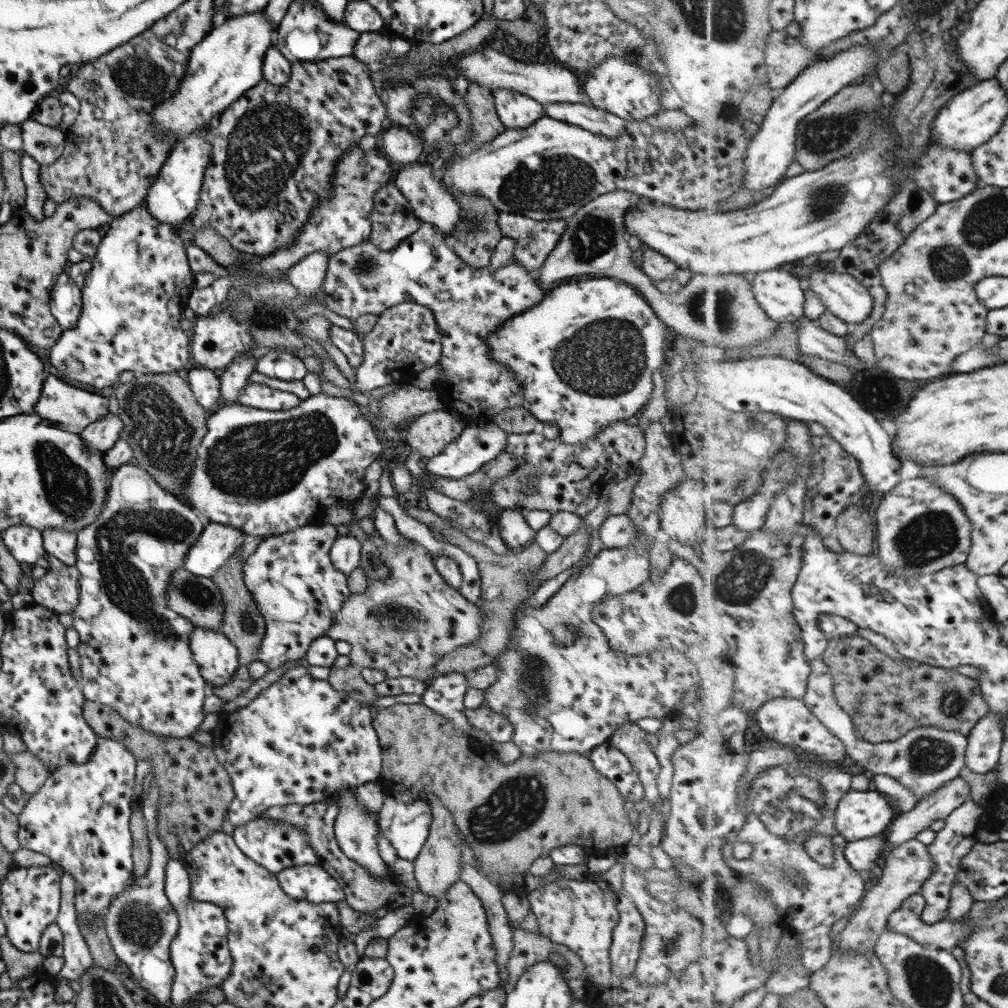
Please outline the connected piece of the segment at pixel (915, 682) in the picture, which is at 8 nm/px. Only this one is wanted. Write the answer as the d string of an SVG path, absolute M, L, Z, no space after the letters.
M859 635L844 636L843 638L829 640L827 650L823 652L821 659L830 666L834 675L834 690L836 697L838 698L838 703L853 716L852 720L854 721L855 737L865 739L865 741L871 742L872 744L895 742L897 739L900 739L902 735L919 727L939 727L942 729L949 729L950 731L959 731L960 733L964 733L965 736L969 736L973 727L989 713L989 706L984 699L985 696L983 695L979 681L973 677L965 676L964 673L959 673L955 669L935 667L930 664L919 662L918 660L909 658L897 660L895 657L887 655L884 650L880 650L880 647L875 646L868 638L866 639Z

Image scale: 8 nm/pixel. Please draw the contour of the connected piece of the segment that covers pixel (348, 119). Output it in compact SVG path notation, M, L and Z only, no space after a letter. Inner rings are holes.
M348 55L339 58L326 58L316 61L293 61L290 63L290 75L282 86L273 86L262 78L253 88L249 88L244 95L239 96L219 114L215 121L215 128L209 129L208 143L210 155L208 164L205 165L201 183L199 201L194 208L192 224L196 230L211 227L218 235L228 240L228 243L238 252L247 252L253 255L264 255L278 248L288 247L294 236L304 226L310 212L330 195L330 180L334 175L336 162L344 155L348 148L358 144L359 139L365 135L377 134L377 131L386 123L386 108L381 98L375 93L373 84L369 79L371 72L355 57Z

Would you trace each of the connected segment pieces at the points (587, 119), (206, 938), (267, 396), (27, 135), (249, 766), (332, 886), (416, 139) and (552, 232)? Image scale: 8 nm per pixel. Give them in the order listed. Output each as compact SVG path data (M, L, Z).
M550 102L543 105L543 109L545 116L549 118L560 120L565 124L577 125L587 132L599 134L605 138L621 136L626 127L626 120L589 104Z
M169 860L164 870L164 893L178 917L178 929L170 940L170 961L174 975L170 986L170 1000L181 1006L187 1000L197 1000L205 988L220 984L230 973L232 958L226 942L226 920L215 904L190 898L190 884L182 860Z
M248 382L239 393L235 403L266 411L281 411L295 408L299 401L300 398L293 393Z
M27 118L19 124L22 138L20 152L28 154L38 166L49 166L65 149L65 134Z
M306 664L287 668L285 672L282 672L279 679L267 686L267 688L261 689L257 696L254 696L245 706L235 710L235 712L219 712L216 726L211 732L213 736L211 749L216 756L217 762L228 774L233 790L233 799L227 808L229 822L234 827L241 826L246 822L255 820L271 806L285 806L285 804L305 805L322 801L334 803L333 795L335 795L335 792L341 791L341 789L355 788L364 783L378 782L382 760L380 744L372 727L373 713L374 708L349 698L344 692L331 688L326 680L315 680L312 676L309 676Z
M318 863L284 868L275 875L281 890L293 900L312 904L346 902L340 884Z
M387 126L385 133L382 134L381 148L381 154L395 166L409 164L425 156L422 138L404 126Z
M498 211L497 217L497 226L502 236L514 240L511 259L516 263L521 263L526 268L526 271L531 274L537 274L537 270L543 264L545 257L556 247L557 241L565 228L565 223L565 219L538 221L503 211Z

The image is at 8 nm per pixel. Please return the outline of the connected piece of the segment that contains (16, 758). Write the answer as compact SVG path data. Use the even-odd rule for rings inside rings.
M27 751L13 753L10 756L12 763L15 765L15 783L25 794L33 795L39 787L43 785L47 774L49 773L49 767L31 753L27 754Z

